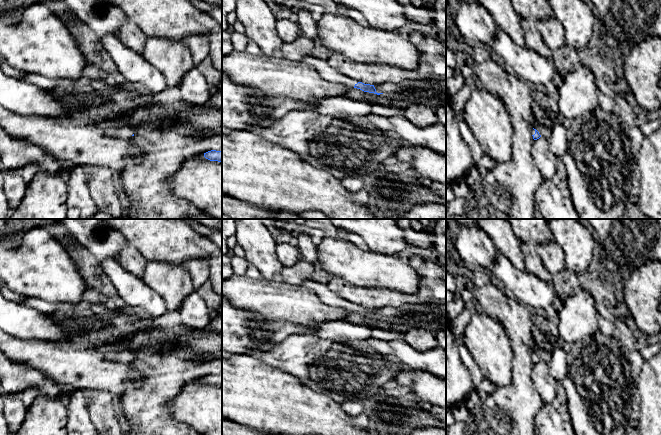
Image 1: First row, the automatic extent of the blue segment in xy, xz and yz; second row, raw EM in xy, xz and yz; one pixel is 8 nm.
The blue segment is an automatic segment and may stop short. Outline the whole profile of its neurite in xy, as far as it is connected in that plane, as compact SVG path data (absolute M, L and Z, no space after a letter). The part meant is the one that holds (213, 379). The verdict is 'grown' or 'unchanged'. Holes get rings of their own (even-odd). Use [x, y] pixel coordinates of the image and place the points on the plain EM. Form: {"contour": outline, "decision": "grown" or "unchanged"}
{"contour": "M216 374L208 375L204 377L204 381L210 385L222 386L222 376L221 375L216 375Z", "decision": "unchanged"}

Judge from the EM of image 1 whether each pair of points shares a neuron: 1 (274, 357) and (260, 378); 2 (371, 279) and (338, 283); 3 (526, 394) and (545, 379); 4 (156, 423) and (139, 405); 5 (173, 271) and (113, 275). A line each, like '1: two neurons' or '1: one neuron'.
1: two neurons
2: two neurons
3: two neurons
4: one neuron
5: two neurons

